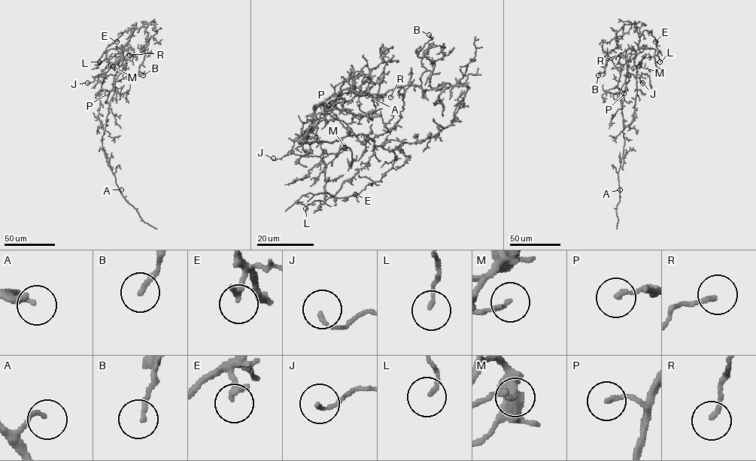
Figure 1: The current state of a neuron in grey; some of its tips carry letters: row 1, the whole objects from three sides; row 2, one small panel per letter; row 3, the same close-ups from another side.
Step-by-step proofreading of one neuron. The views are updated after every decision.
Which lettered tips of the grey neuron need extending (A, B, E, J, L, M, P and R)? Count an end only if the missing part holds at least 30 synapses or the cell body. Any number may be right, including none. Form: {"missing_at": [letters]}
{"missing_at": []}

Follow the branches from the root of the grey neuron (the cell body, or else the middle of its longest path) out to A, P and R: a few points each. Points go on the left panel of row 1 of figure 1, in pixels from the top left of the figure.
A: (101, 89), (98, 117), (104, 130), (102, 149), (116, 183), (121, 189)
P: (101, 89), (98, 117), (104, 129), (109, 105), (107, 93)
R: (101, 89), (104, 74), (130, 47), (134, 56), (129, 55)

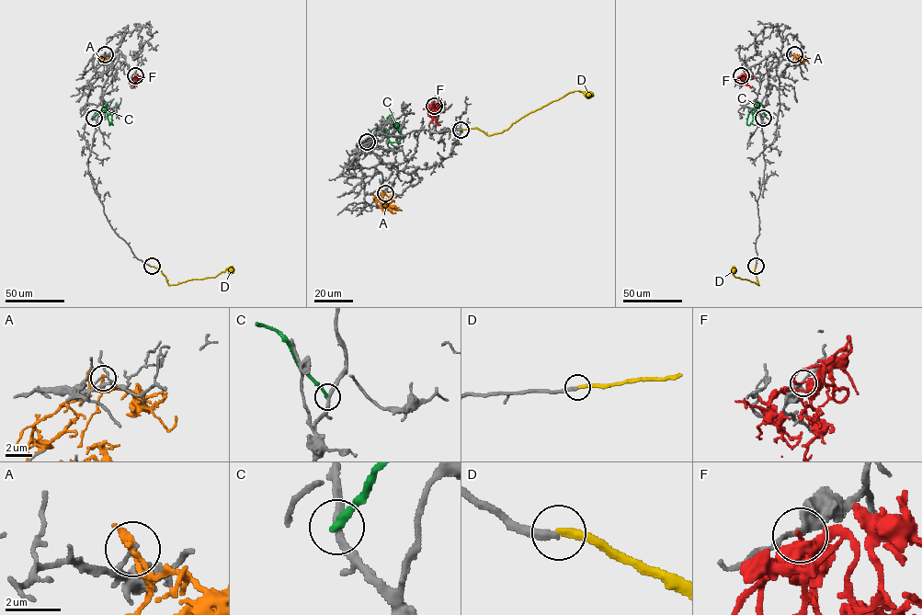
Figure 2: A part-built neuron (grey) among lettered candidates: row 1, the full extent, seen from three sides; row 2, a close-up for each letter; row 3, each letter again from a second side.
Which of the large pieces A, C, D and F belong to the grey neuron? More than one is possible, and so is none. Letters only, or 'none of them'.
D

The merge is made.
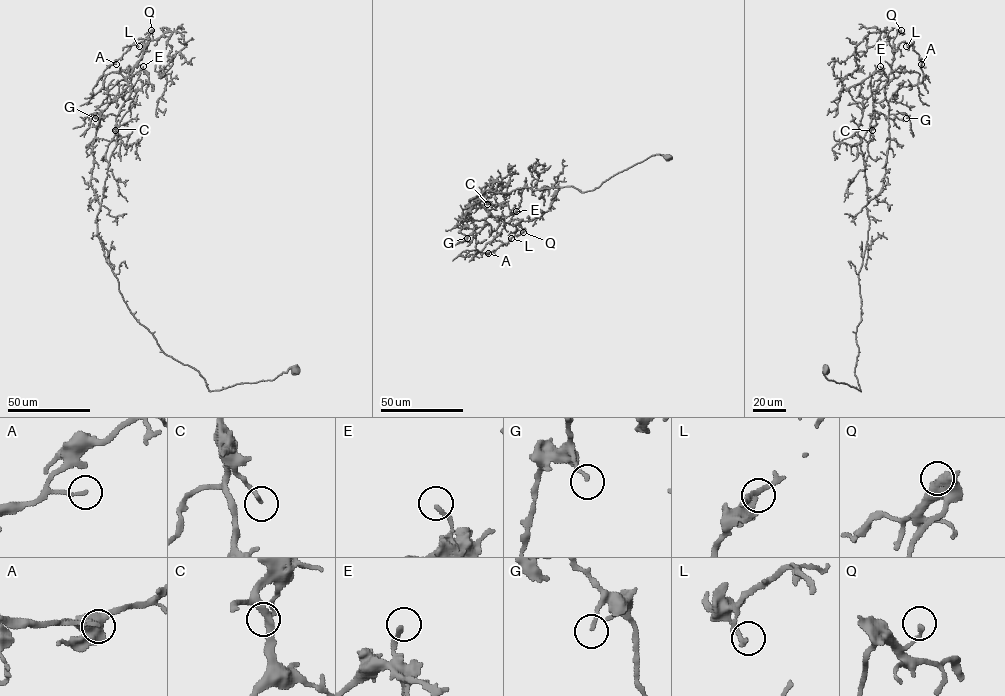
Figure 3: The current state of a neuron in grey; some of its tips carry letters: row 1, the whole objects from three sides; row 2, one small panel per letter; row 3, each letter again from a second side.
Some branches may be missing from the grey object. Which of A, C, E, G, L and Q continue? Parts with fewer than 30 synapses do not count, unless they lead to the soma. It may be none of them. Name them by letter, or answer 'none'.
E

